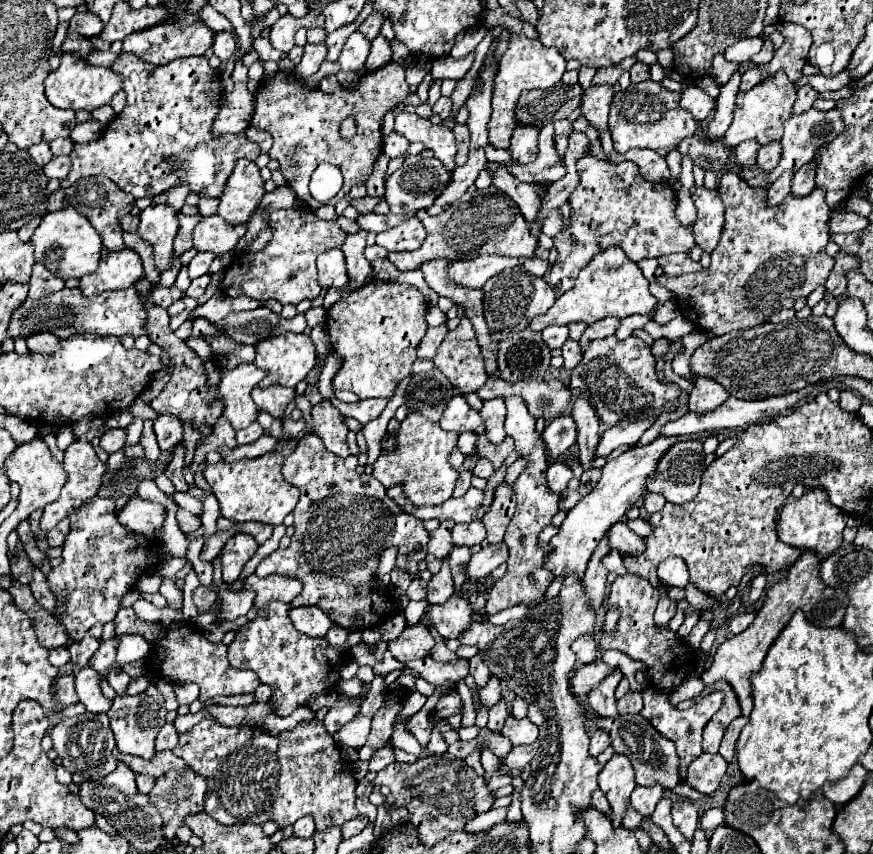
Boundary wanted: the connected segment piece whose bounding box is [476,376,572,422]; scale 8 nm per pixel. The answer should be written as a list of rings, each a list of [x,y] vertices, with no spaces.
[[[488,378],[488,382],[476,392],[482,400],[492,398],[508,398],[508,396],[520,396],[528,412],[536,420],[552,422],[552,418],[558,418],[560,414],[568,412],[572,408],[572,394],[570,388],[560,378],[550,380],[528,380],[528,382],[506,382],[500,378]]]

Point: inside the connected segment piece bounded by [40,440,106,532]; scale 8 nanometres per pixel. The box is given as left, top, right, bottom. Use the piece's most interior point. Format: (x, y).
(85, 471)

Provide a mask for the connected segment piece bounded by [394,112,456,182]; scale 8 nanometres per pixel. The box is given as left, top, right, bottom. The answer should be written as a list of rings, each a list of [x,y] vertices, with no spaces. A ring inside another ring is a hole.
[[[402,112],[396,116],[394,130],[408,138],[408,142],[422,142],[426,148],[434,152],[434,156],[444,164],[452,180],[452,172],[456,168],[454,156],[456,156],[456,144],[454,134],[444,124],[432,124],[428,118],[422,118],[418,114]]]

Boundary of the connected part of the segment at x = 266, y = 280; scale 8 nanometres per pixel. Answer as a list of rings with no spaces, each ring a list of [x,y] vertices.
[[[296,208],[296,210],[272,210],[270,214],[272,220],[272,240],[270,244],[260,250],[260,252],[252,252],[252,254],[244,254],[238,256],[236,260],[246,260],[246,264],[240,264],[238,268],[232,268],[236,272],[230,272],[230,282],[226,286],[226,294],[228,296],[250,296],[256,300],[278,300],[280,304],[298,304],[302,300],[314,300],[320,296],[322,288],[318,284],[318,276],[316,276],[316,258],[318,254],[332,250],[332,248],[342,248],[344,238],[348,236],[338,222],[326,222],[322,218],[318,218],[316,214],[312,214],[310,208]]]

